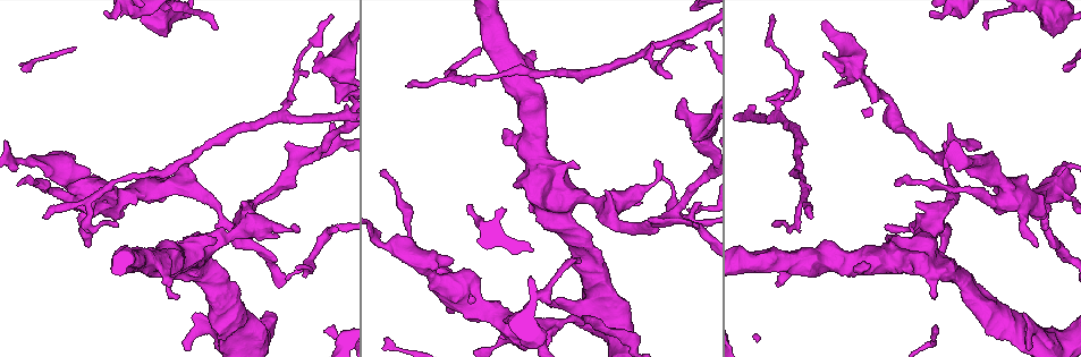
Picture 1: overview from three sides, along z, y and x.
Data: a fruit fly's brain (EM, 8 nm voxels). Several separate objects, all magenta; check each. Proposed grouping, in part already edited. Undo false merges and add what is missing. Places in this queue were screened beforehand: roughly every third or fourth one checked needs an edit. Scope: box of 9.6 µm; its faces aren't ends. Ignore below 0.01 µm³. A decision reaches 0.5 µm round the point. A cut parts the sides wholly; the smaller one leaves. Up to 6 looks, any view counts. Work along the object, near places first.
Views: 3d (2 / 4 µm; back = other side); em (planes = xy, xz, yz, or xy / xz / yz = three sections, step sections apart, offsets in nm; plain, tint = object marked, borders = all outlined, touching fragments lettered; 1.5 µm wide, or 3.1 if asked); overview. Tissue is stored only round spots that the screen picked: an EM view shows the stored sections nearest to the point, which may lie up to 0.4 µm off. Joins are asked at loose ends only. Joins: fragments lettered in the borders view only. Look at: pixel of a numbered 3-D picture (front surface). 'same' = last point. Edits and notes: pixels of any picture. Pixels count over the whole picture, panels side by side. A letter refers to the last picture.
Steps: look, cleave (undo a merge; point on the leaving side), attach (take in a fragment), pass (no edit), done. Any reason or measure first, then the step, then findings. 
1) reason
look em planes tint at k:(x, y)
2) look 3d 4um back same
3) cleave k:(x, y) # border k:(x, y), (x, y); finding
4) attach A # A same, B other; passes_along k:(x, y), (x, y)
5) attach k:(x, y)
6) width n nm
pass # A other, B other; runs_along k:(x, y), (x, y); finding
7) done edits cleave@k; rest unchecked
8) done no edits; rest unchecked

look em xz step 8 borders at 1:(812, 215)

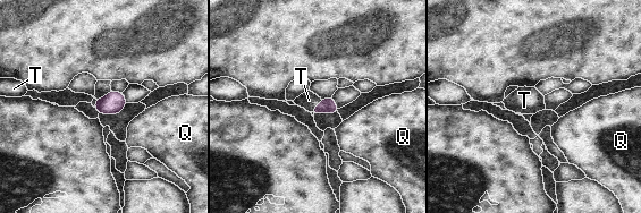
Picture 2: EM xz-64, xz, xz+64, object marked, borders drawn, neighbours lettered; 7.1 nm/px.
look em planes borders same

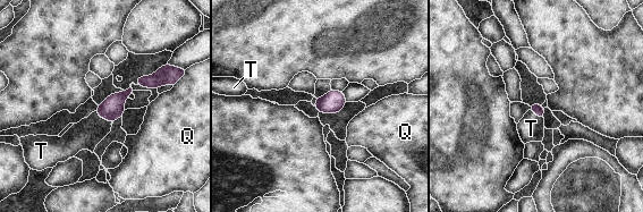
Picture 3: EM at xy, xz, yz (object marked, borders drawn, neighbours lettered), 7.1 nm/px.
attach T # Q other, T same; passes_along 3:(113, 107), (102, 118), (86, 134); the cell continues

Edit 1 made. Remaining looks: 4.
look overview

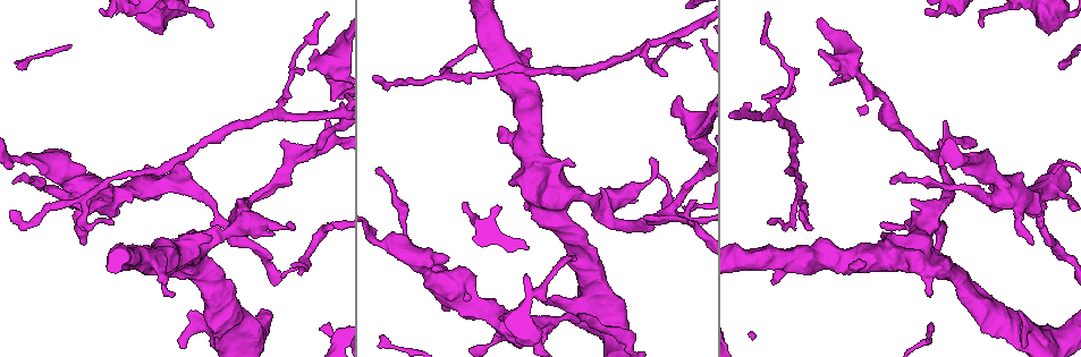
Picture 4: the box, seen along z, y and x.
an open end
look 3d 2um back at 4:(884, 221)

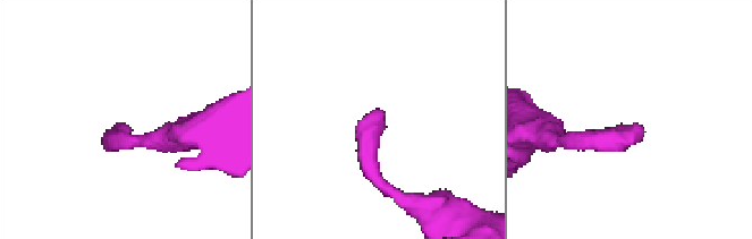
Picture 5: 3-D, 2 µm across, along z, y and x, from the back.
now the EM
look em yz step 4 tint at 5:(384, 112)

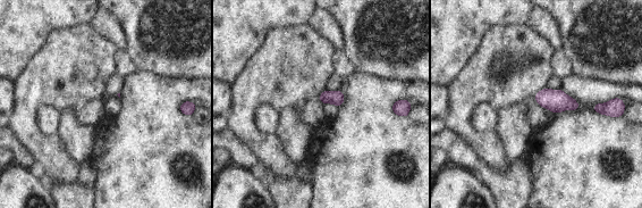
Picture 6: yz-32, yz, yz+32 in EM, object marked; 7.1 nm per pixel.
look em planes borders same

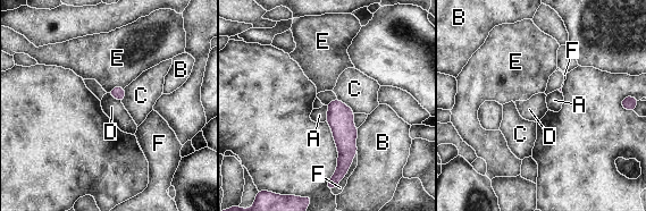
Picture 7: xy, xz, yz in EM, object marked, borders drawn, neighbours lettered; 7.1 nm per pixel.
longest_contact F 240 nm
pass # A other, B other, C other, D other, E other, F other; border 7:(124, 86), (115, 86), (107, 92); no lettered fragment goes on from it

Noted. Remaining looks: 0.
done edits attach@3; rest unchecked

